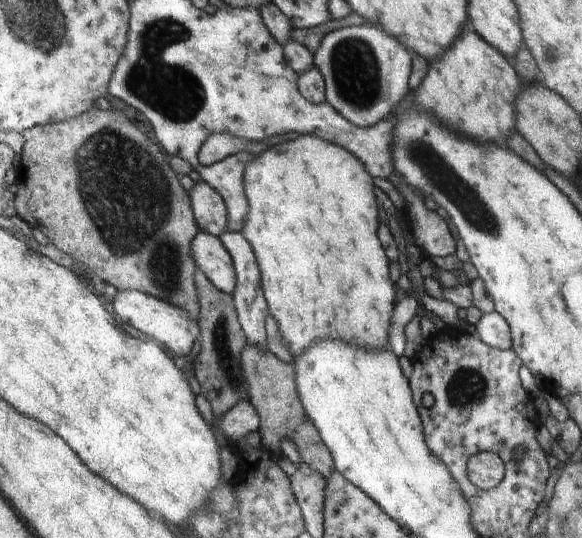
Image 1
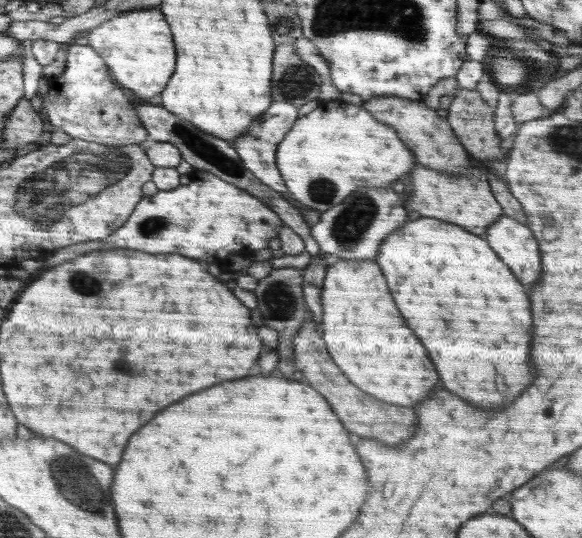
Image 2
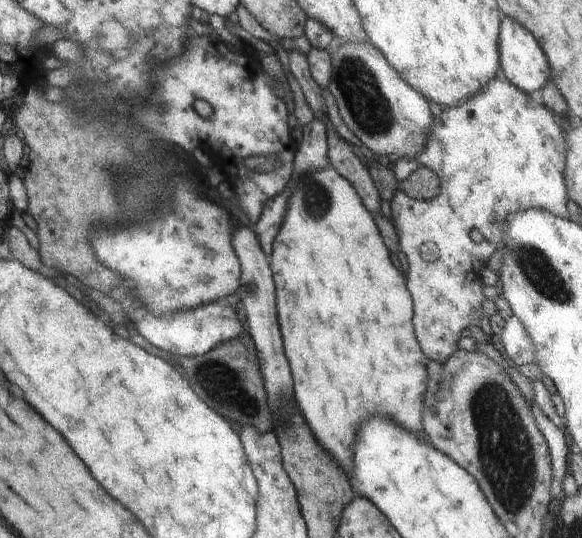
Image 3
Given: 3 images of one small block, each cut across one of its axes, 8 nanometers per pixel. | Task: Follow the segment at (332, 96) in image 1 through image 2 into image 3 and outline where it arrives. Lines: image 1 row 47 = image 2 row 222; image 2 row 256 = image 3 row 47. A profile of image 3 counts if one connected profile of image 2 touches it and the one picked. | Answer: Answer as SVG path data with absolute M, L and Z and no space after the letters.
M354 41L347 43L336 42L331 48L332 76L328 83L328 90L336 98L338 112L346 126L363 142L371 152L385 161L392 161L395 158L405 157L414 159L424 148L428 130L434 124L432 112L428 102L420 92L416 92L412 86L402 82L402 78L392 70L392 66L386 62L386 58L368 42Z

